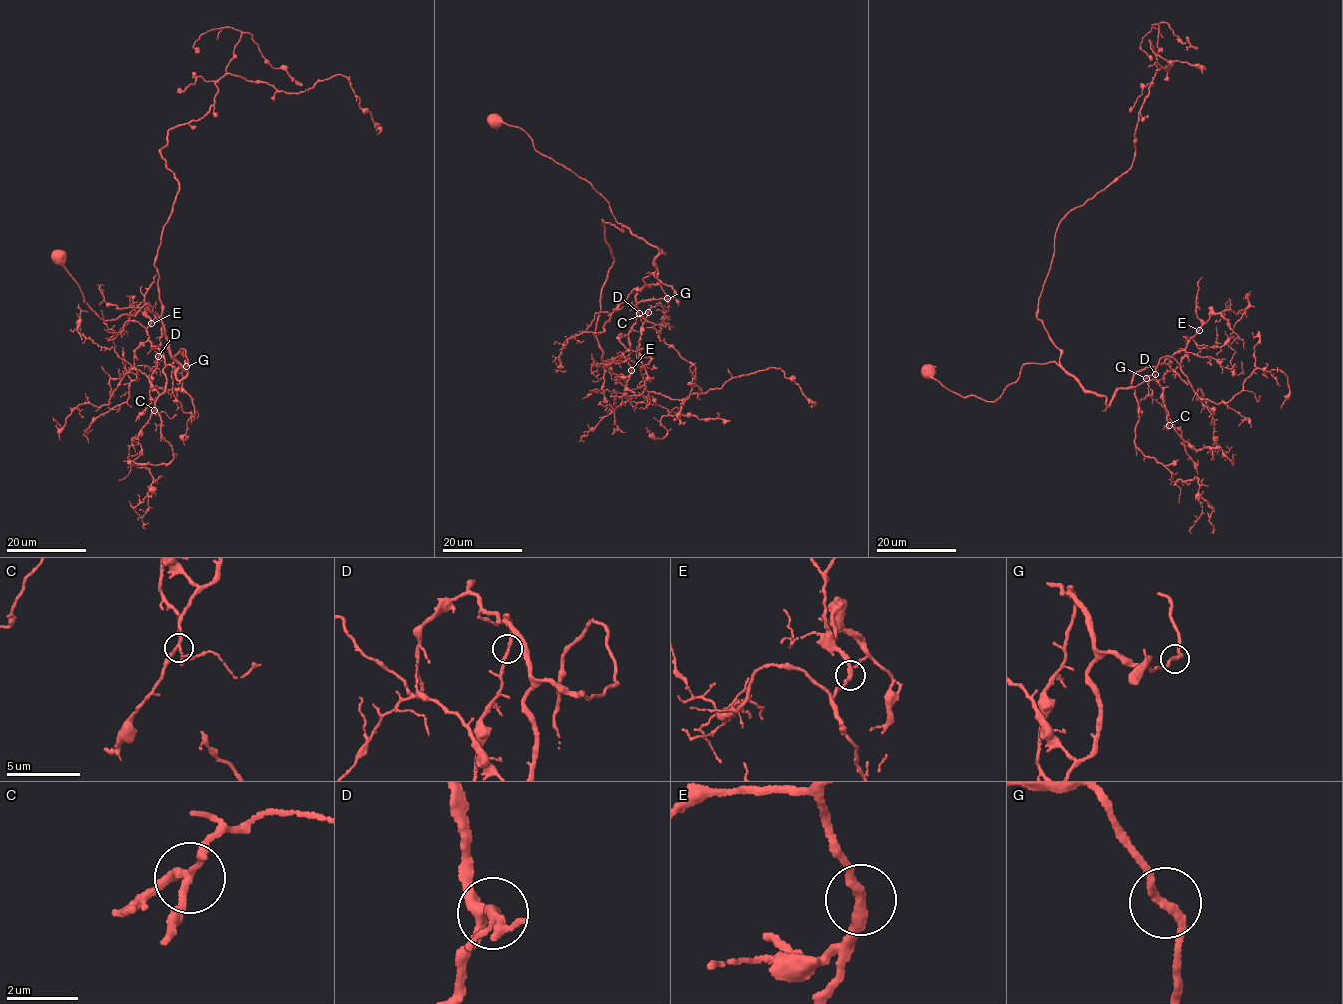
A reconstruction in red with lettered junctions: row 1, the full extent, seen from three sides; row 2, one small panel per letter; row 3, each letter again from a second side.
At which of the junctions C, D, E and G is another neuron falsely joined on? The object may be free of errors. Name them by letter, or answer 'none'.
none

